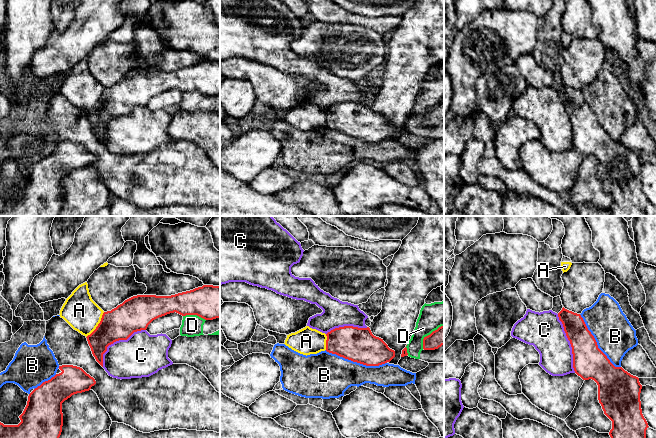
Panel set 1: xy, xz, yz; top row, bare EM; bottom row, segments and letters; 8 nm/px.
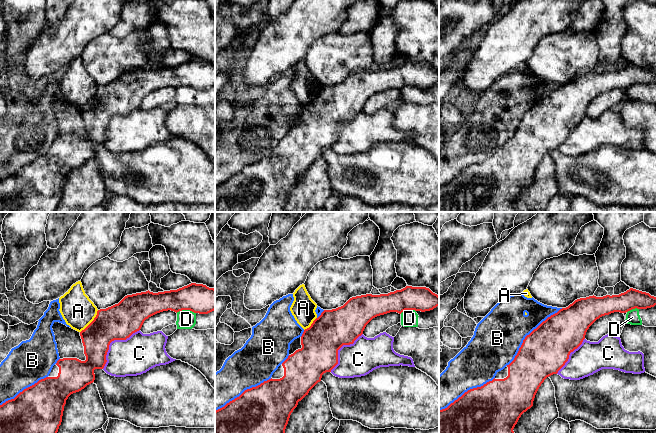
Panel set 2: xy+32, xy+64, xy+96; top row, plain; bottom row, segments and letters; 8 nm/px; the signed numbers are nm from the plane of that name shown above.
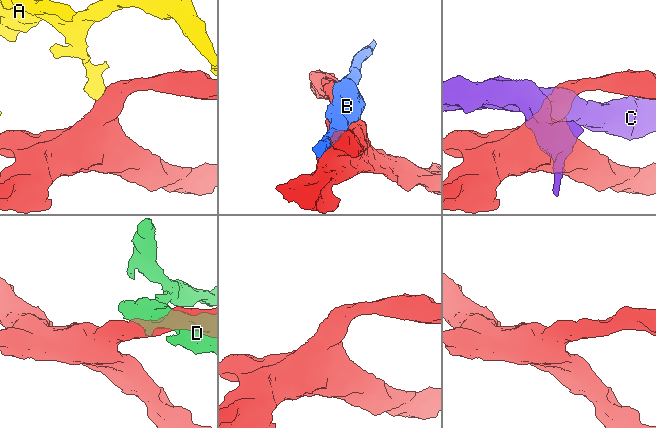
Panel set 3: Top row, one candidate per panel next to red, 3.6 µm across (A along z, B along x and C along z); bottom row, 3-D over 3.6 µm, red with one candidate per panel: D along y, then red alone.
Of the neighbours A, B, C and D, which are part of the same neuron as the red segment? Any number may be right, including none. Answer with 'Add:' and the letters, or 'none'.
Add: none

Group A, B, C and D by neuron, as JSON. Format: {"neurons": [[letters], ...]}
{"neurons": [["A"], ["B"], ["C"], ["D"]]}

